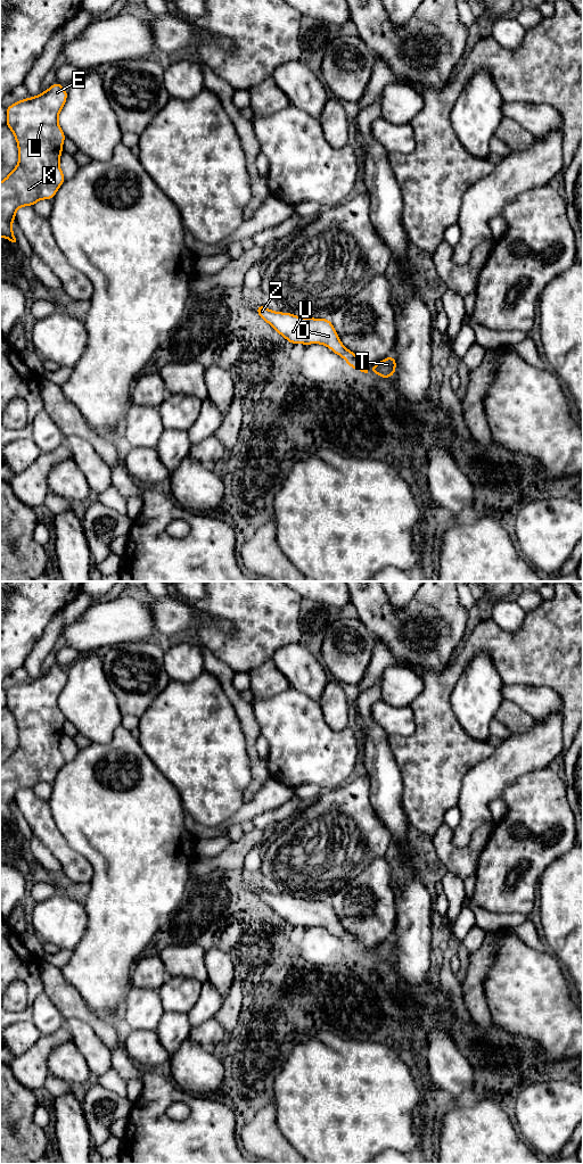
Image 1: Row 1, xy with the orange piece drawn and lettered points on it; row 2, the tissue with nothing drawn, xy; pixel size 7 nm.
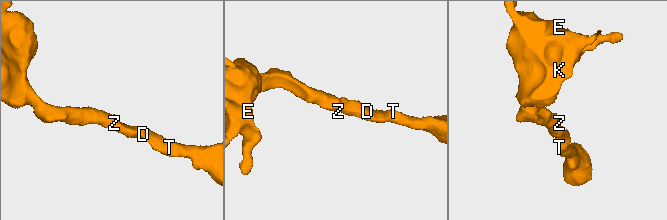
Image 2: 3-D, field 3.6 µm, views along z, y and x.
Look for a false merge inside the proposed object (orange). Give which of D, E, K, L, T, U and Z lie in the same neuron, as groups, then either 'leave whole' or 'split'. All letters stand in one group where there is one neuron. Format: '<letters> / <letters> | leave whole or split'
D E K L T U Z | leave whole

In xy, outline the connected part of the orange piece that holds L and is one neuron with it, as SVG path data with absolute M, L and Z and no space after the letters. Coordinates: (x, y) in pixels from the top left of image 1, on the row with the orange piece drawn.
M58 82L39 96L18 100L6 108L6 125L14 133L19 156L17 166L0 182L0 237L11 242L16 242L11 228L16 210L22 206L33 206L41 199L54 199L65 181L59 158L66 137L58 124L58 115L66 99L67 91Z

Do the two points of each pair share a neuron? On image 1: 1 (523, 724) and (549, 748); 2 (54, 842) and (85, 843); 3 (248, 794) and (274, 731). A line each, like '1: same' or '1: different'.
1: different
2: different
3: different

